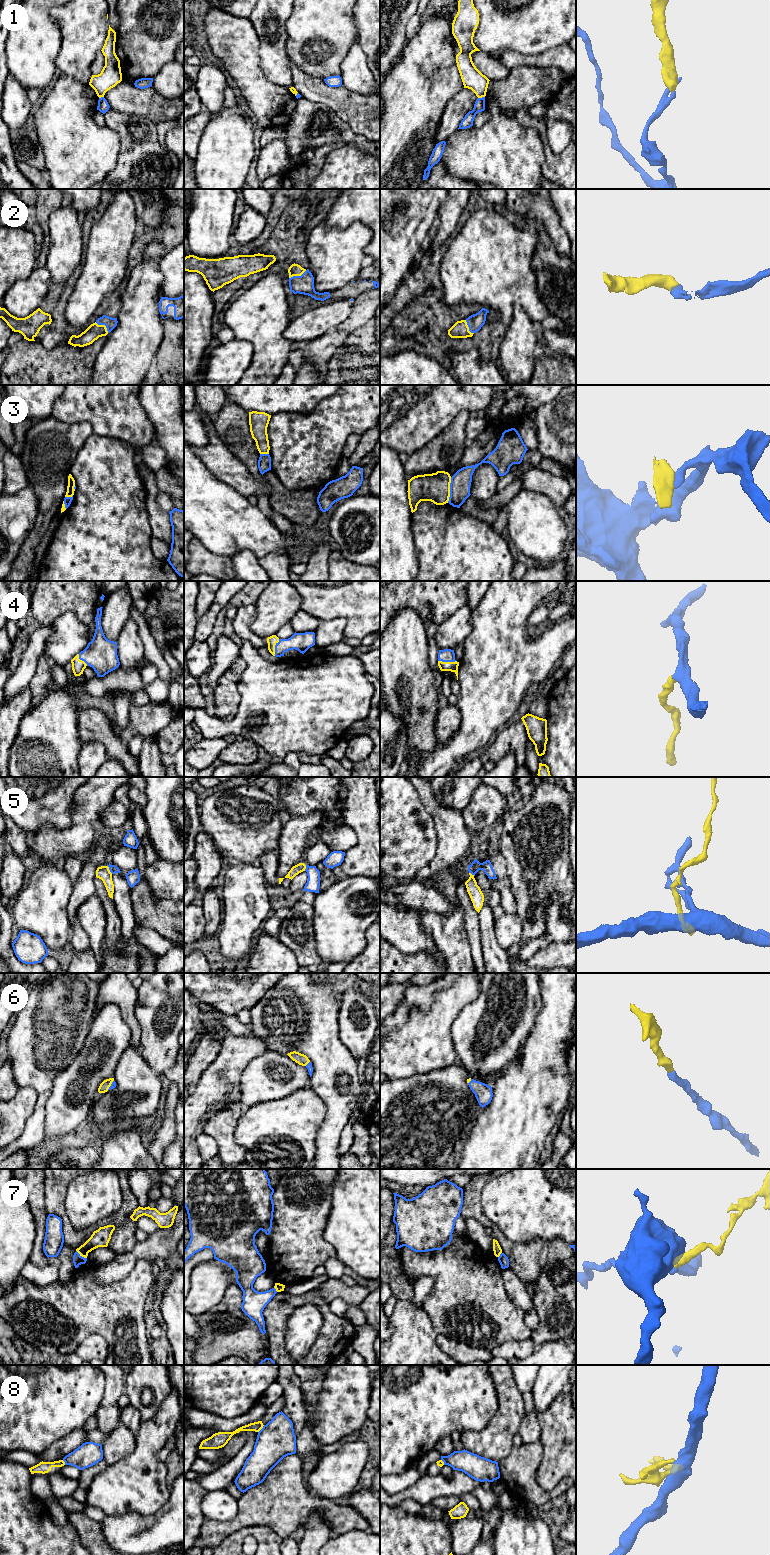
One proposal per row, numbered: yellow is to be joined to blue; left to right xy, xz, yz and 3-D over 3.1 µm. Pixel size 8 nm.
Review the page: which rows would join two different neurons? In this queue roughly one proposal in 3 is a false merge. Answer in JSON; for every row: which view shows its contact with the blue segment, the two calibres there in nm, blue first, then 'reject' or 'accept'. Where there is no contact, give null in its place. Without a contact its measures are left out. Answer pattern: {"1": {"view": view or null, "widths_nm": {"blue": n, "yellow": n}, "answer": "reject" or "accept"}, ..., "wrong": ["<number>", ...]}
{"1": {"view": "yz", "widths_nm": {"blue": 90, "yellow": 170}, "answer": "reject"}, "2": {"view": "xz", "widths_nm": {"blue": 160, "yellow": 100}, "answer": "accept"}, "3": {"view": "yz", "widths_nm": {"blue": 160, "yellow": 240}, "answer": "reject"}, "4": {"view": "xz", "widths_nm": {"blue": 150, "yellow": 80}, "answer": "accept"}, "5": {"view": "xy", "widths_nm": {"blue": 70, "yellow": 110}, "answer": "reject"}, "6": {"view": "xz", "widths_nm": {"blue": 50, "yellow": 90}, "answer": "accept"}, "7": {"view": "xy", "widths_nm": {"blue": 80, "yellow": 140}, "answer": "reject"}, "8": {"view": "xz", "widths_nm": {"blue": 300, "yellow": 80}, "answer": "reject"}, "wrong": ["1", "3", "5", "7", "8"]}

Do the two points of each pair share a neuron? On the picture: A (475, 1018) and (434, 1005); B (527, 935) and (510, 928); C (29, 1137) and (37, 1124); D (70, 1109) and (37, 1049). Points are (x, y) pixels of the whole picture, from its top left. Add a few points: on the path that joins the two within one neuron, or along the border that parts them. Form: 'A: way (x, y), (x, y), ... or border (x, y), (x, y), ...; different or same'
A: border (477, 998), (458, 1014), (453, 1022), (451, 1035); different
B: border (517, 914), (522, 925), (522, 936), (506, 950); different
C: way (32, 1134), (35, 1127); same
D: border (70, 1063), (56, 1076), (49, 1092); different

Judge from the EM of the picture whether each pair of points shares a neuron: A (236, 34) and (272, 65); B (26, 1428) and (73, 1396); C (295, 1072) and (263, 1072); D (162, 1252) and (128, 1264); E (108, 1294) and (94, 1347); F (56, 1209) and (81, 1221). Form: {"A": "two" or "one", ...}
{"A": "two", "B": "one", "C": "one", "D": "one", "E": "two", "F": "two"}

